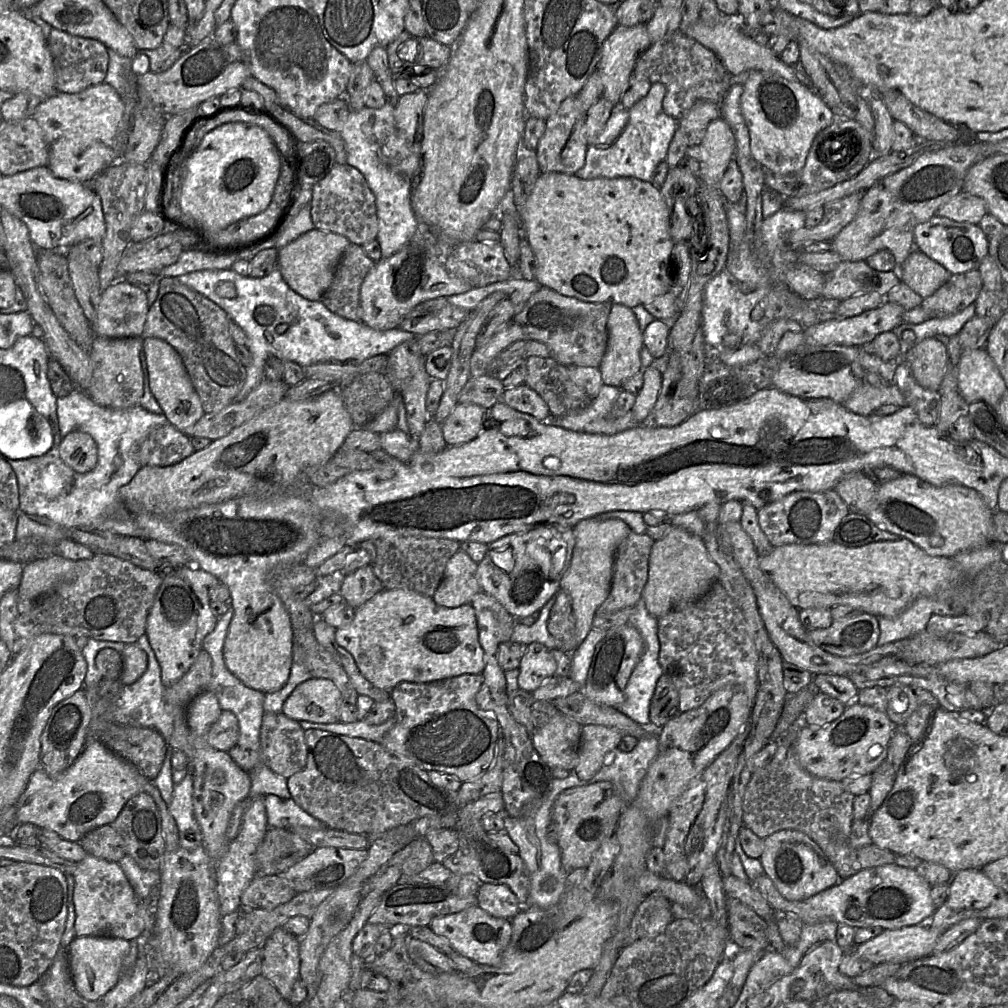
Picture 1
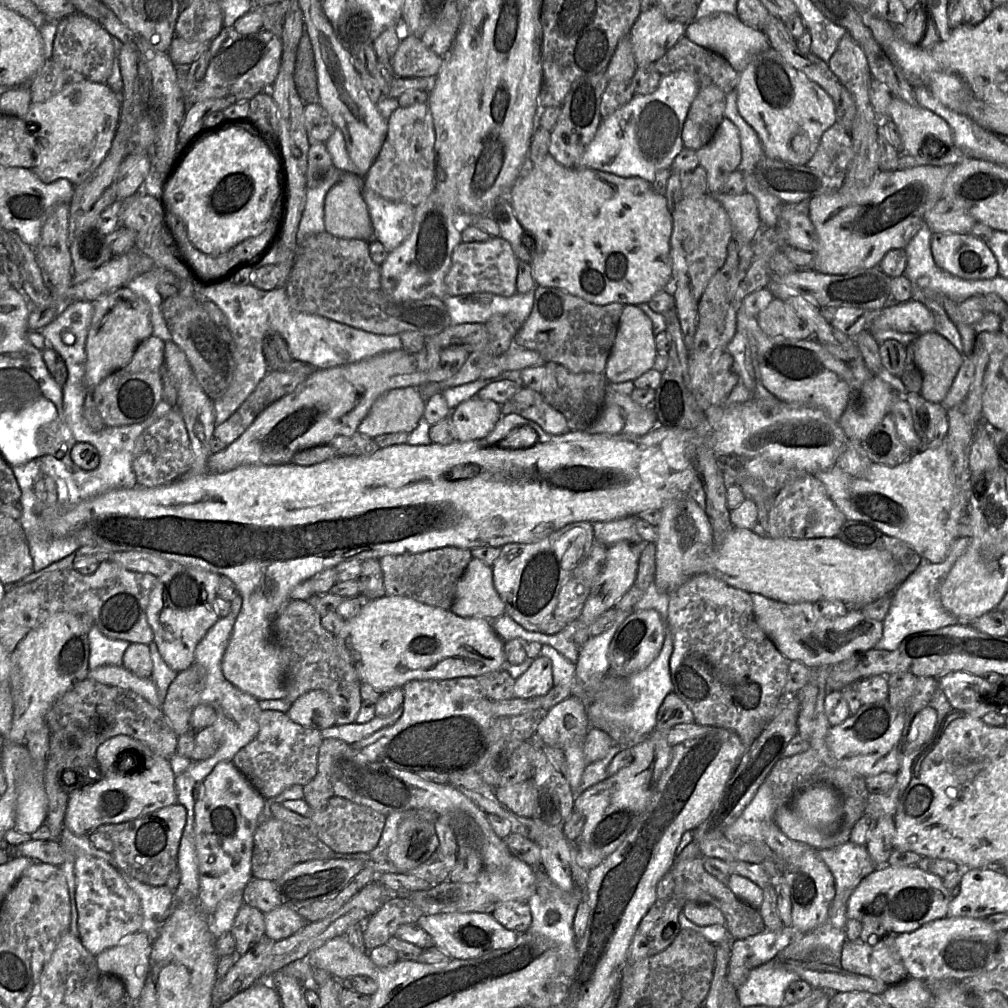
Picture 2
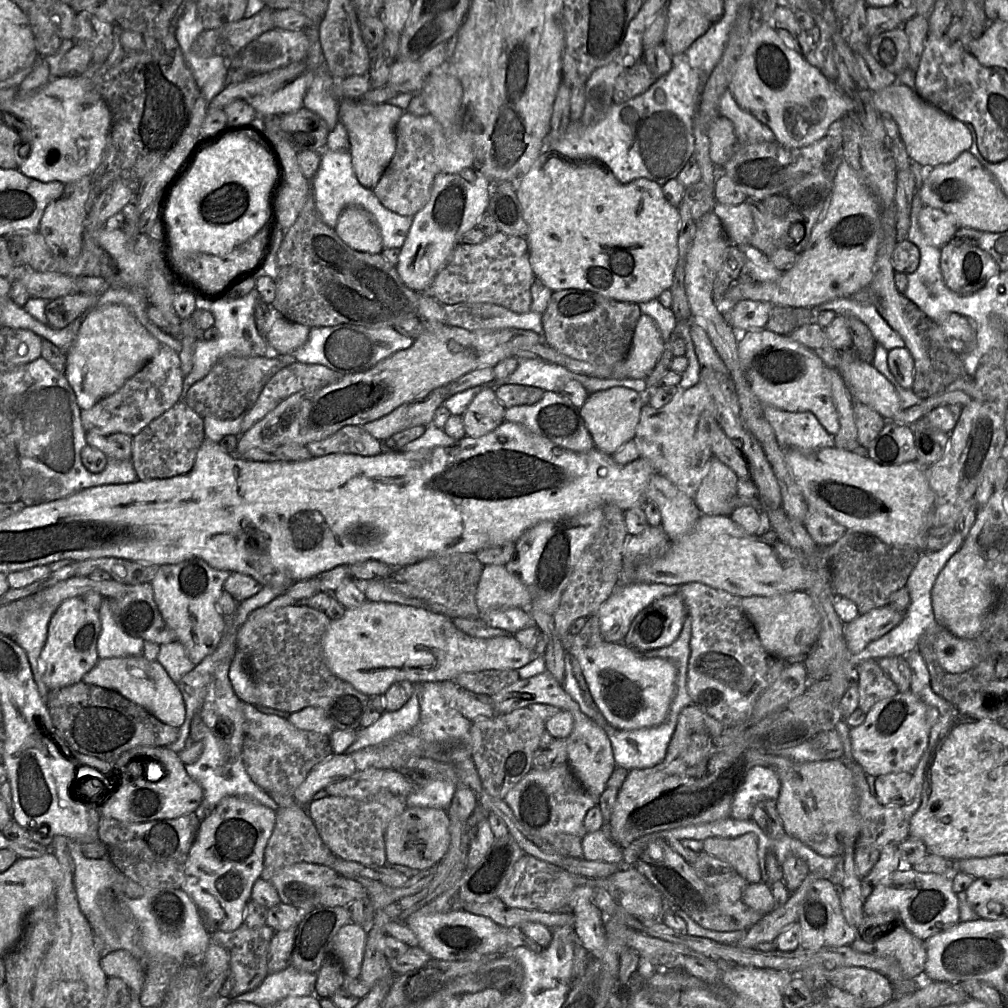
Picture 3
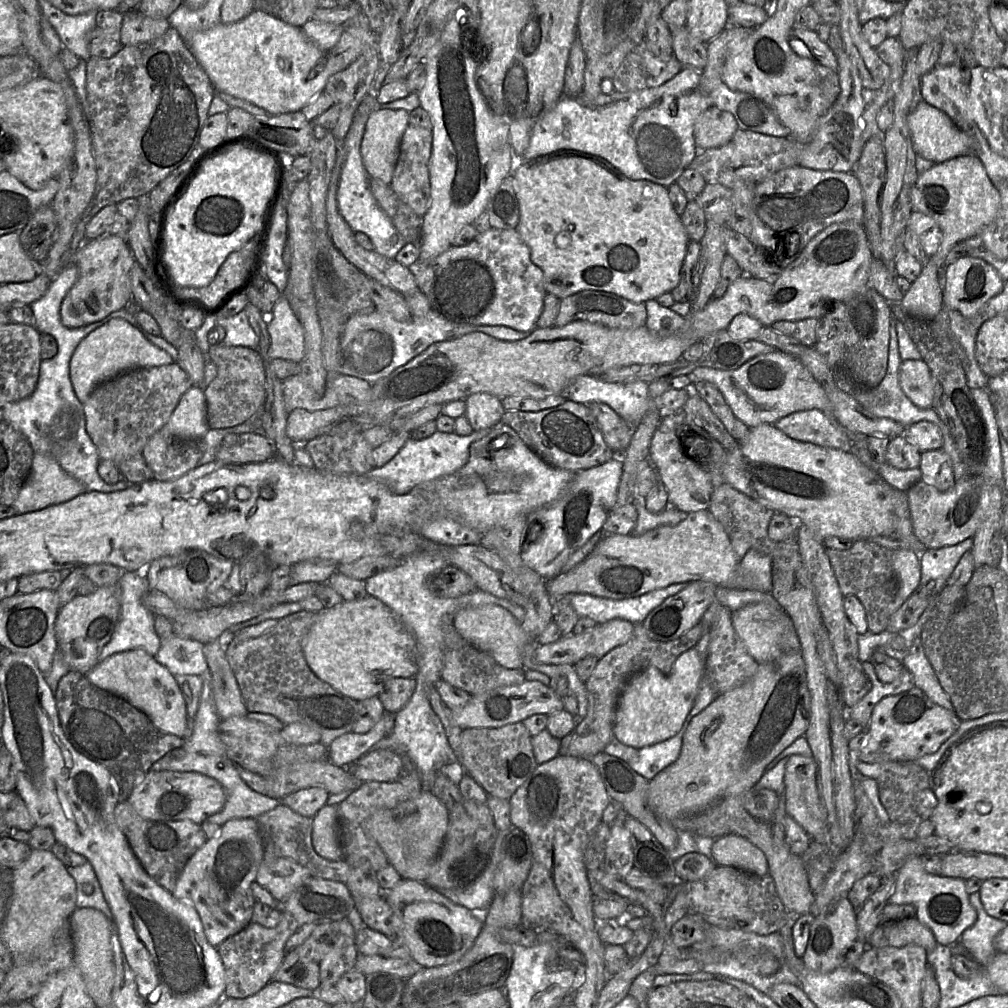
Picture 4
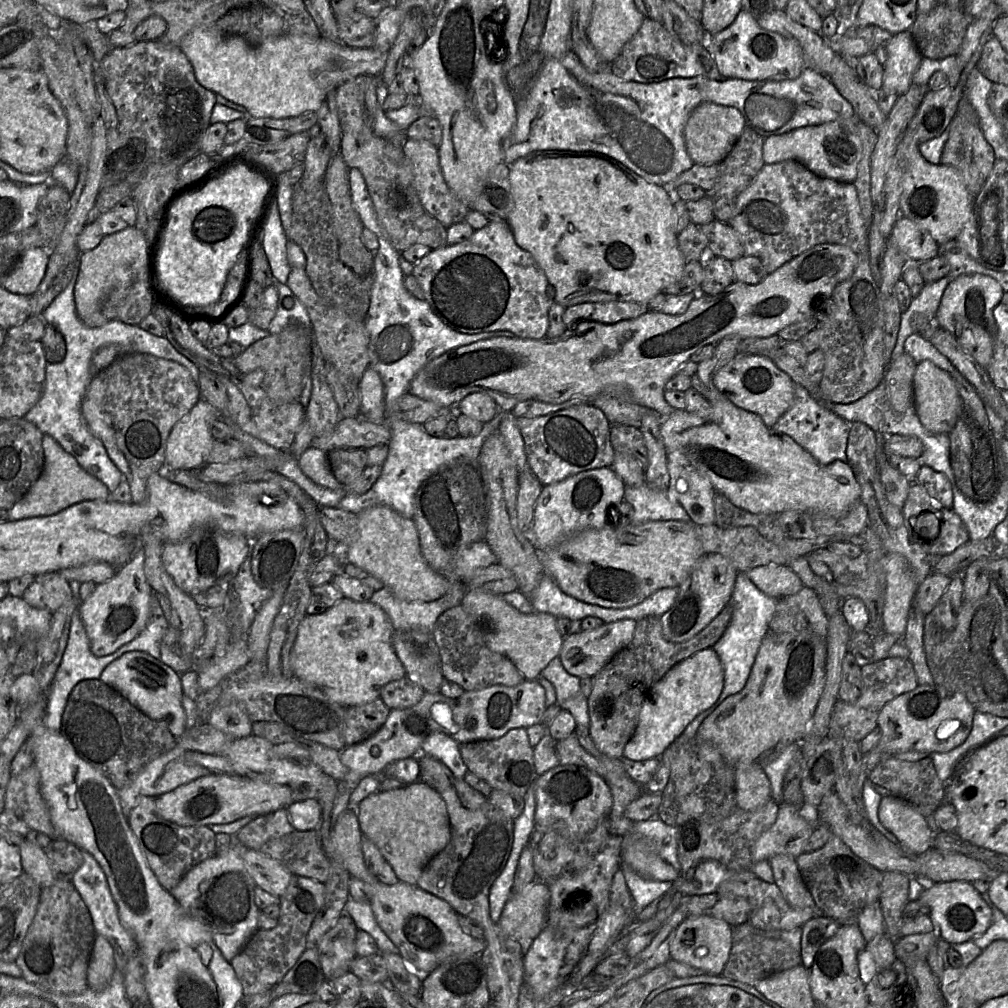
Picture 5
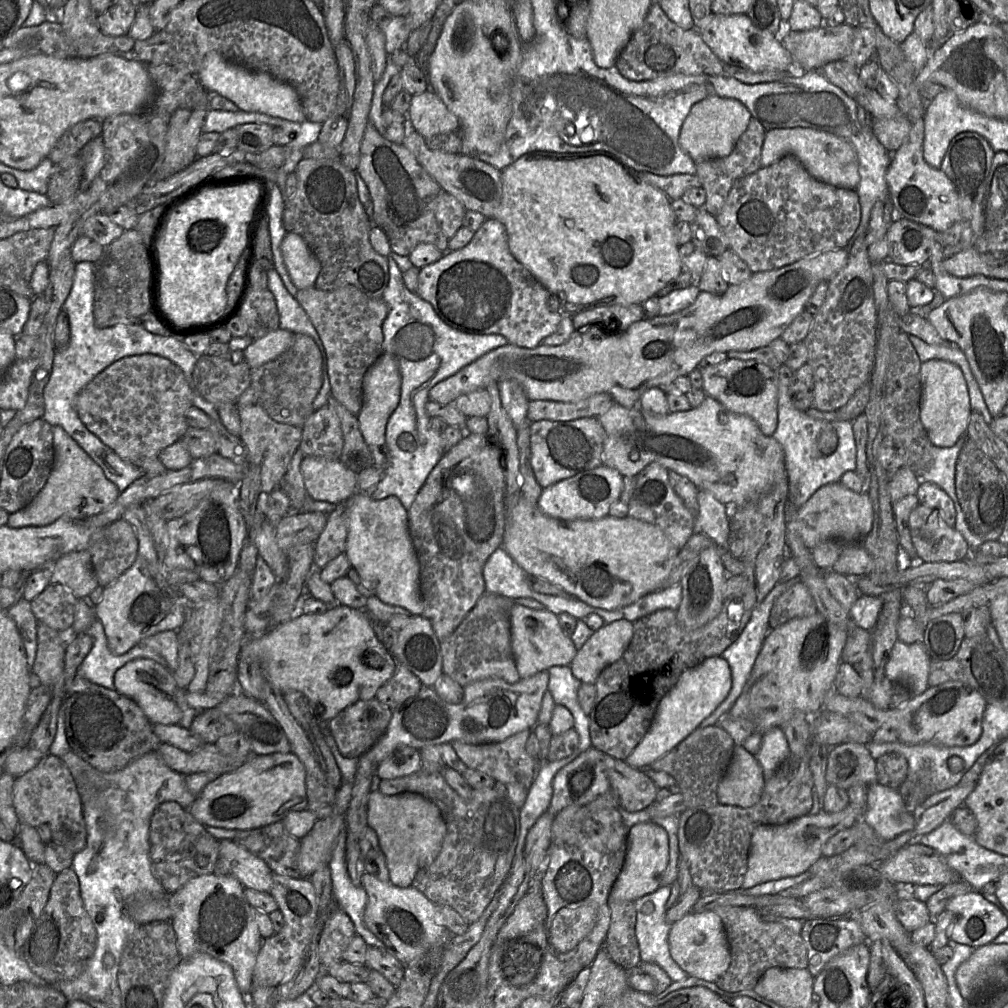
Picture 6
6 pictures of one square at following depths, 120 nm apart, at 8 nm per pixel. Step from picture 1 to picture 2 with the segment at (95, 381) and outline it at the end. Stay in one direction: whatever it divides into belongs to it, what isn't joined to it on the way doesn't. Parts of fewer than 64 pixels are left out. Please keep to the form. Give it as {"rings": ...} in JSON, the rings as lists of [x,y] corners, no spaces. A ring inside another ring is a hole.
{"rings":[[[151,335],[136,348],[131,361],[91,390],[94,404],[106,426],[126,426],[148,419],[163,398],[165,341]]]}

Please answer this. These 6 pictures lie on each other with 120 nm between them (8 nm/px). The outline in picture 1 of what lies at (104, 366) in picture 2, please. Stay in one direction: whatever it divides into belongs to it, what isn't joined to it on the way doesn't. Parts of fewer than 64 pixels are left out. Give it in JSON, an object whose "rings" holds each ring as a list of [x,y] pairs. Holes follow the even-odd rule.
{"rings":[[[118,279],[101,291],[94,334],[110,339],[139,337],[148,311],[146,293],[125,279]]]}

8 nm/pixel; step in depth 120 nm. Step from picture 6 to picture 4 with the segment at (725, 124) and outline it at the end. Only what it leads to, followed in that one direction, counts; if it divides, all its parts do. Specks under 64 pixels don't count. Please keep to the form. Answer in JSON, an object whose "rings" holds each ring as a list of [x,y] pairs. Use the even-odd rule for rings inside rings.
{"rings":[[[715,106],[706,109],[694,126],[694,138],[698,151],[727,144],[738,130],[732,113]]]}

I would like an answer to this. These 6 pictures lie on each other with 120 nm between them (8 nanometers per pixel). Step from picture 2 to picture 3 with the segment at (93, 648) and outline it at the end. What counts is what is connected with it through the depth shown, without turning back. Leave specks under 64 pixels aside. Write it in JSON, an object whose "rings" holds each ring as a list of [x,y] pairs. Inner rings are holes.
{"rings":[[[103,600],[99,616],[101,620],[101,632],[97,642],[99,659],[142,655],[145,641],[128,635],[117,626],[108,600]]]}

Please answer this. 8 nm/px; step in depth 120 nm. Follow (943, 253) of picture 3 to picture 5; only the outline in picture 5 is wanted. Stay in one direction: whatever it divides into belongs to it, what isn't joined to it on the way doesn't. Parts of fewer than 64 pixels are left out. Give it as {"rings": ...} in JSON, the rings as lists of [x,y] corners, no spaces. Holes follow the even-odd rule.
{"rings":[[[982,274],[961,275],[950,280],[935,315],[935,323],[949,331],[960,346],[986,371],[991,363],[998,332],[993,309],[1004,295],[1002,286],[993,278]]]}

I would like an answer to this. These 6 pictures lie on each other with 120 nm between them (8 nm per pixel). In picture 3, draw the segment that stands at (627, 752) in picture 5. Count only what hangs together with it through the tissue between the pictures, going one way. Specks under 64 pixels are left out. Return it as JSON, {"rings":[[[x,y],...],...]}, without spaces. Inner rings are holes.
{"rings":[[[579,634],[562,637],[567,652],[574,657],[584,674],[590,693],[610,725],[621,730],[637,730],[655,727],[663,723],[676,692],[677,667],[669,659],[644,656],[622,643],[604,642],[598,646],[587,646]]]}

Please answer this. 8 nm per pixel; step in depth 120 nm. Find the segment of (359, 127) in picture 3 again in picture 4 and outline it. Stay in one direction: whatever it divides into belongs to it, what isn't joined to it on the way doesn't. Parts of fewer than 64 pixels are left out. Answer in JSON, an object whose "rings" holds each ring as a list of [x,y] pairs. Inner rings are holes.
{"rings":[[[377,108],[369,115],[360,151],[370,178],[391,183],[408,125],[409,112],[403,109]]]}

